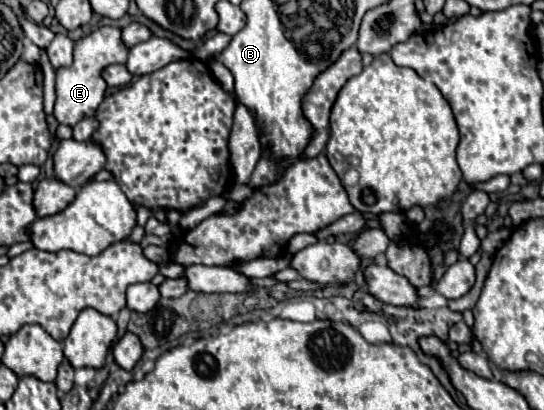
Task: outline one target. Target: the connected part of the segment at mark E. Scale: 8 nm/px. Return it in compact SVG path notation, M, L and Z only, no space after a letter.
M102 27L76 41L74 63L70 67L56 71L54 117L58 119L58 123L74 127L80 119L94 115L98 105L104 101L104 91L106 91L106 81L102 79L100 71L110 63L126 63L126 51L128 49L122 47L120 41L120 29L116 27Z

